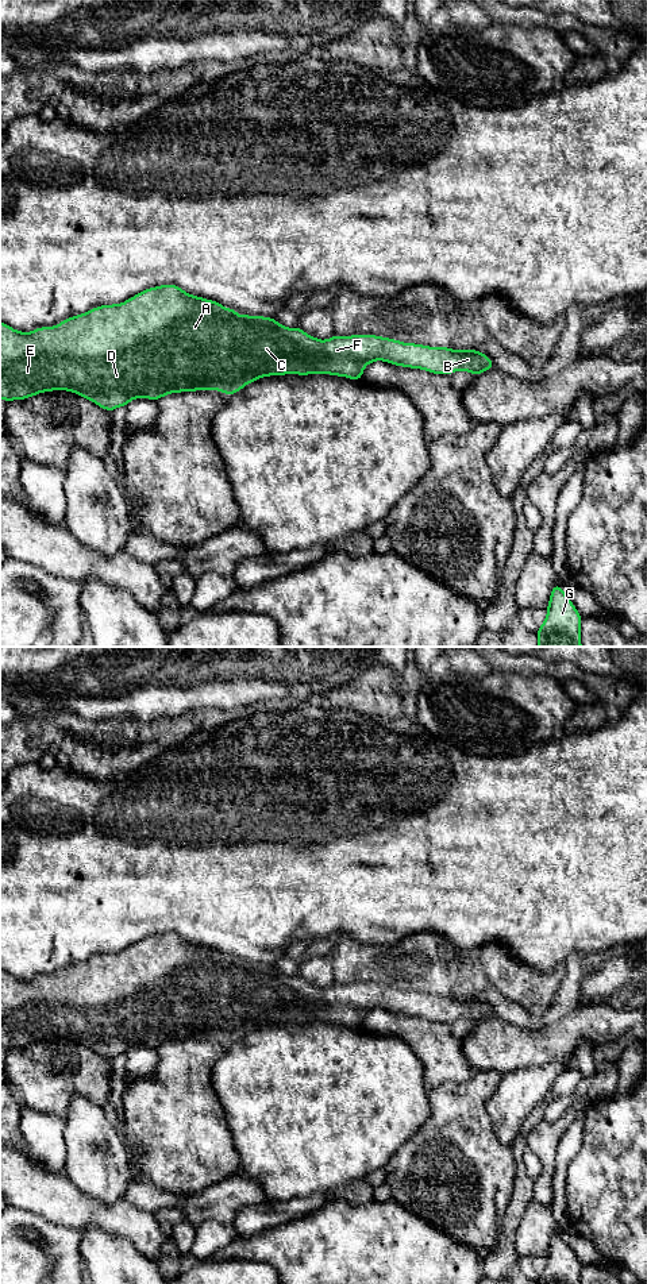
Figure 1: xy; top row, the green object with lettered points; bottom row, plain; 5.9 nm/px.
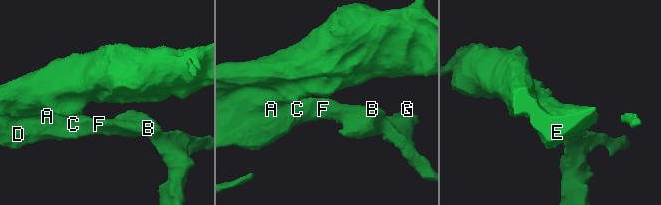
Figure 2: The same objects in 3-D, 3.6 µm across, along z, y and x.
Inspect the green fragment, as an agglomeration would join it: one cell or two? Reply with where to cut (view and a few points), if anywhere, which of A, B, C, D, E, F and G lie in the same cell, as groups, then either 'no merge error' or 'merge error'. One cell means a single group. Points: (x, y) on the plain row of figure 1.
cut none; groups A B C D E F G; no merge error

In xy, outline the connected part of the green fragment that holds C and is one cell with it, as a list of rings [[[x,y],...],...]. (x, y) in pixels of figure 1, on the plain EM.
[[[173,932],[145,937],[122,952],[100,953],[55,975],[39,975],[31,980],[16,979],[0,969],[0,1046],[7,1050],[45,1040],[66,1038],[112,1060],[119,1054],[127,1054],[135,1046],[158,1049],[172,1041],[205,1037],[231,1044],[246,1033],[270,1023],[330,1022],[358,1029],[365,1015],[376,1009],[439,1023],[463,1018],[475,1025],[493,1017],[492,1007],[477,996],[430,995],[377,983],[334,983],[320,988],[300,975],[286,976],[271,965],[239,964],[234,956],[226,957],[220,951],[189,942]]]

